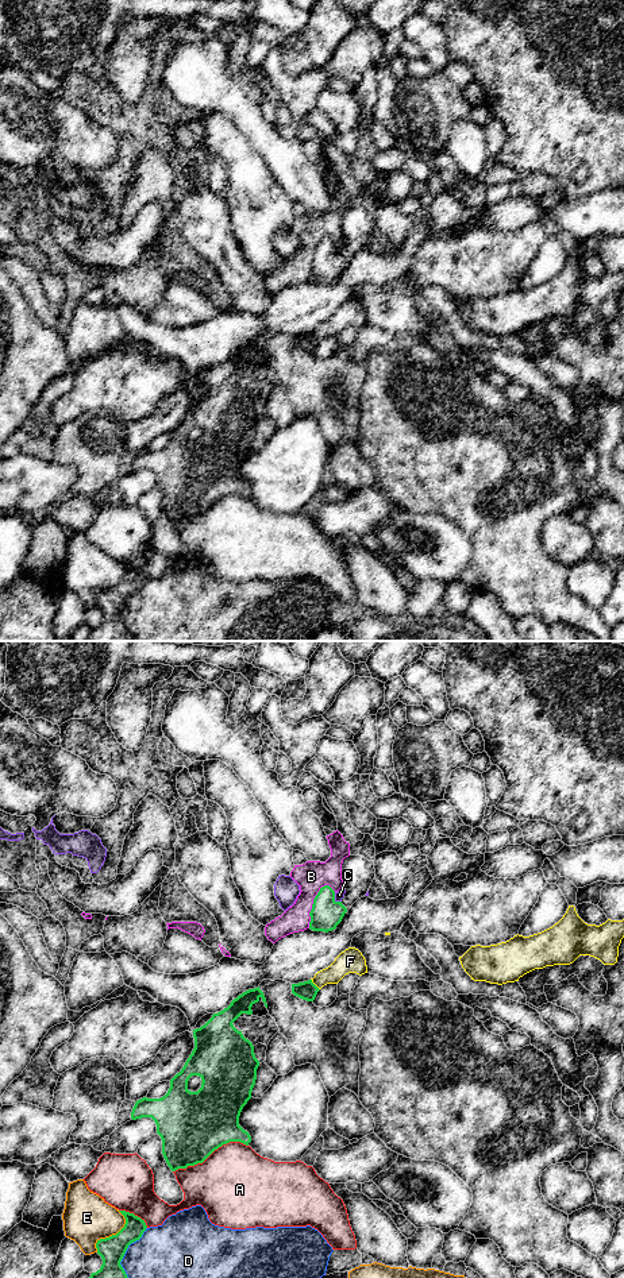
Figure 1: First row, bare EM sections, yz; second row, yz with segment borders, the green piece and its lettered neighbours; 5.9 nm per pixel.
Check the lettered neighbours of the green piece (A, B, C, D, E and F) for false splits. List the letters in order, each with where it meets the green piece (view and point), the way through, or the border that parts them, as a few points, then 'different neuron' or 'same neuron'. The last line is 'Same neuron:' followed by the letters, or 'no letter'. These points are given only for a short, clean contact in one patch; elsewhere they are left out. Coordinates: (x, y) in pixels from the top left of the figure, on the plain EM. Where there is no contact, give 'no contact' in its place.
A: contact yz (210, 506); different neuron
B: contact yz (312, 257); way yz (326, 266), (312, 257), (311, 228); same neuron
C: contact yz (334, 251); border yz (334, 244), (334, 250), (341, 254); different neuron
D: contact yz (123, 607); different neuron
E: contact yz (112, 587); different neuron
F: contact yz (314, 336); border yz (311, 331), (319, 342); different neuron
Same neuron: B

